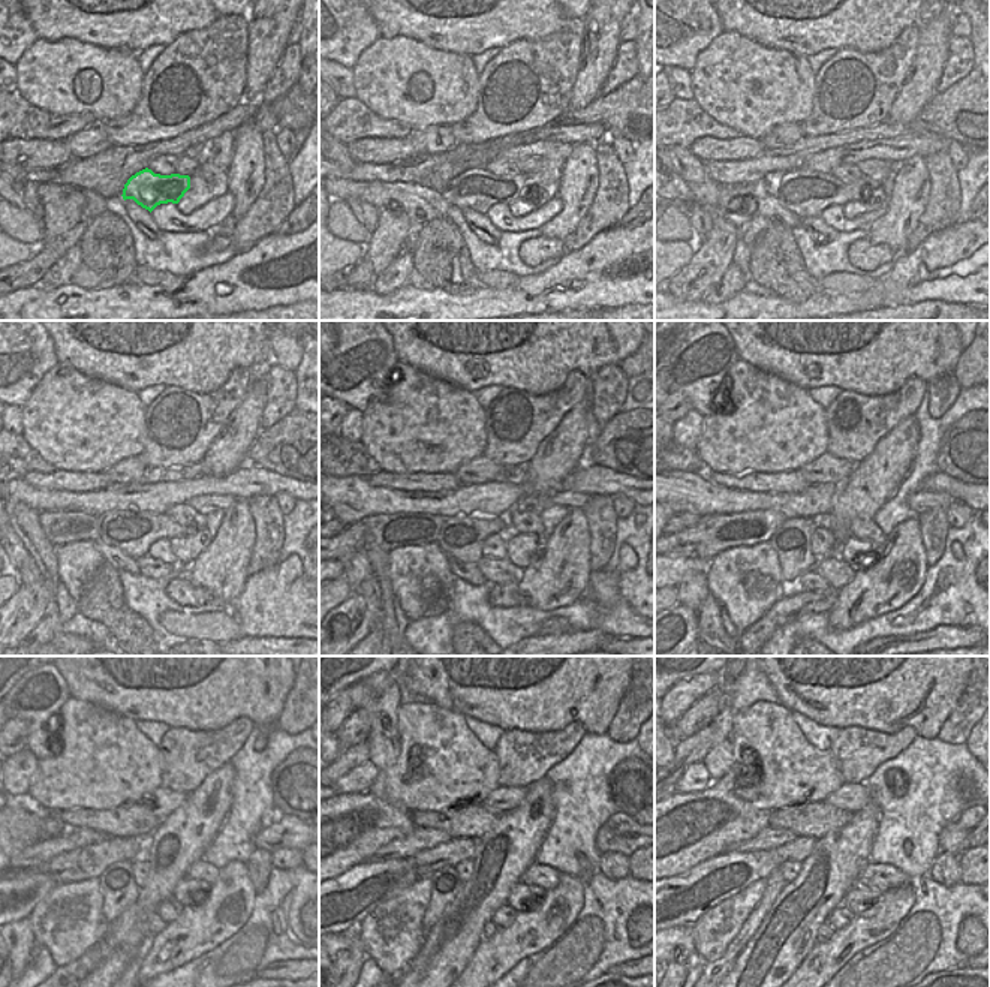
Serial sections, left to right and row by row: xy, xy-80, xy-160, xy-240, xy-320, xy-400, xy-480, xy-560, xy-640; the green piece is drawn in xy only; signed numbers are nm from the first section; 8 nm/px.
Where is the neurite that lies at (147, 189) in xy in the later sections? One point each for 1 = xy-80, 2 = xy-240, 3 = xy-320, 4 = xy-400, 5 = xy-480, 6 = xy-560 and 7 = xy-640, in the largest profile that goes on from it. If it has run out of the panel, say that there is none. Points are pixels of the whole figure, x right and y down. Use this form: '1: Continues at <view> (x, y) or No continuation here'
1: Continues at xy-80 (478, 189)
2: Continues at xy-240 (134, 532)
3: Continues at xy-320 (460, 536)
4: Continues at xy-400 (793, 539)
5: Continues at xy-480 (119, 890)
6: Continues at xy-560 (445, 884)
7: Continues at xy-640 (775, 882).

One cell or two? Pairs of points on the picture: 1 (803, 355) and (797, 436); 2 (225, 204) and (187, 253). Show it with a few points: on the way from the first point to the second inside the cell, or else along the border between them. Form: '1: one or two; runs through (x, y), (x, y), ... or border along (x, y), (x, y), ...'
1: two; border along (769, 372), (806, 390)
2: two; border along (211, 226), (202, 231), (172, 232)

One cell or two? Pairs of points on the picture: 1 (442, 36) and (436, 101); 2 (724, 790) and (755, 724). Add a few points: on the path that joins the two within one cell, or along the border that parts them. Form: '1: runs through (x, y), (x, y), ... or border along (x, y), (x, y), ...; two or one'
1: border along (408, 36), (429, 47), (466, 53), (471, 57); two
2: border along (733, 787), (737, 796), (761, 808); two

